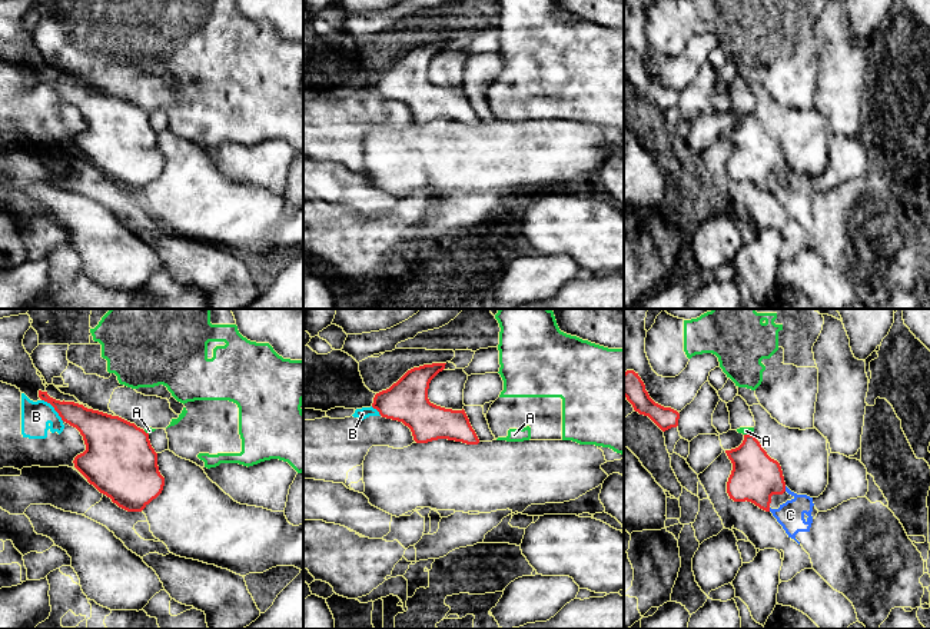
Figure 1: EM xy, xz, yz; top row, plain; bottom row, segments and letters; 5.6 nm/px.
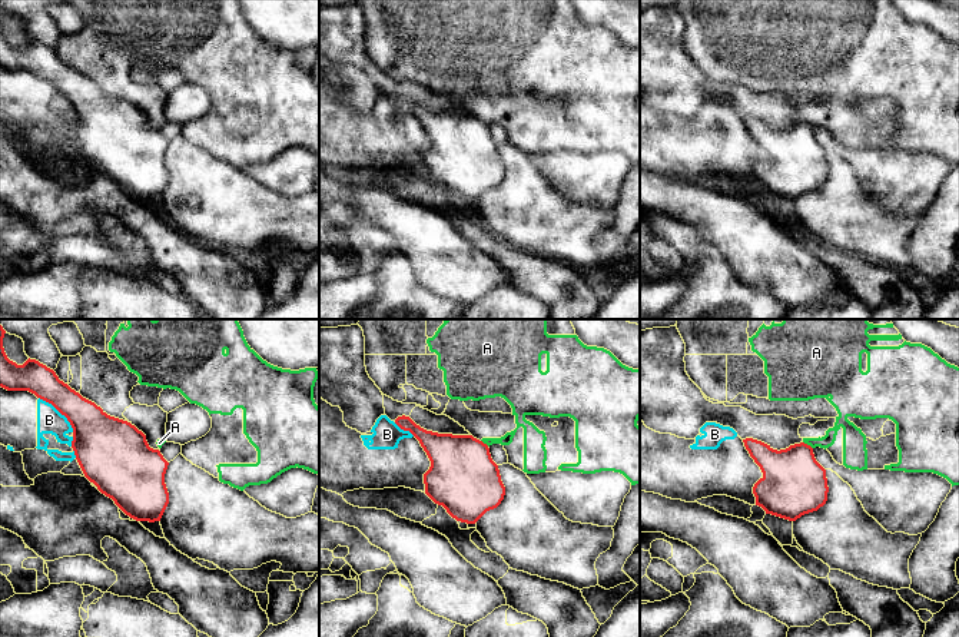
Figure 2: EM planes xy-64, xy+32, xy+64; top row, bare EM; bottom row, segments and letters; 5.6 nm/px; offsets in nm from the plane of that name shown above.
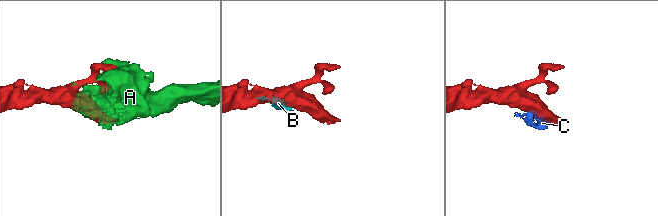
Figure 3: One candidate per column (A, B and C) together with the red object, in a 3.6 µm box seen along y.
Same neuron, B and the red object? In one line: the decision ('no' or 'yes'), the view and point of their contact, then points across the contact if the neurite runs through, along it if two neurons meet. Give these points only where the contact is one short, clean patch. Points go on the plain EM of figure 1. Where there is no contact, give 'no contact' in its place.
no | xy (55, 89) | along xy (42, 79), (63, 100)

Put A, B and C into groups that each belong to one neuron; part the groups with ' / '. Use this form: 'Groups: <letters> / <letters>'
Groups: A / B C

